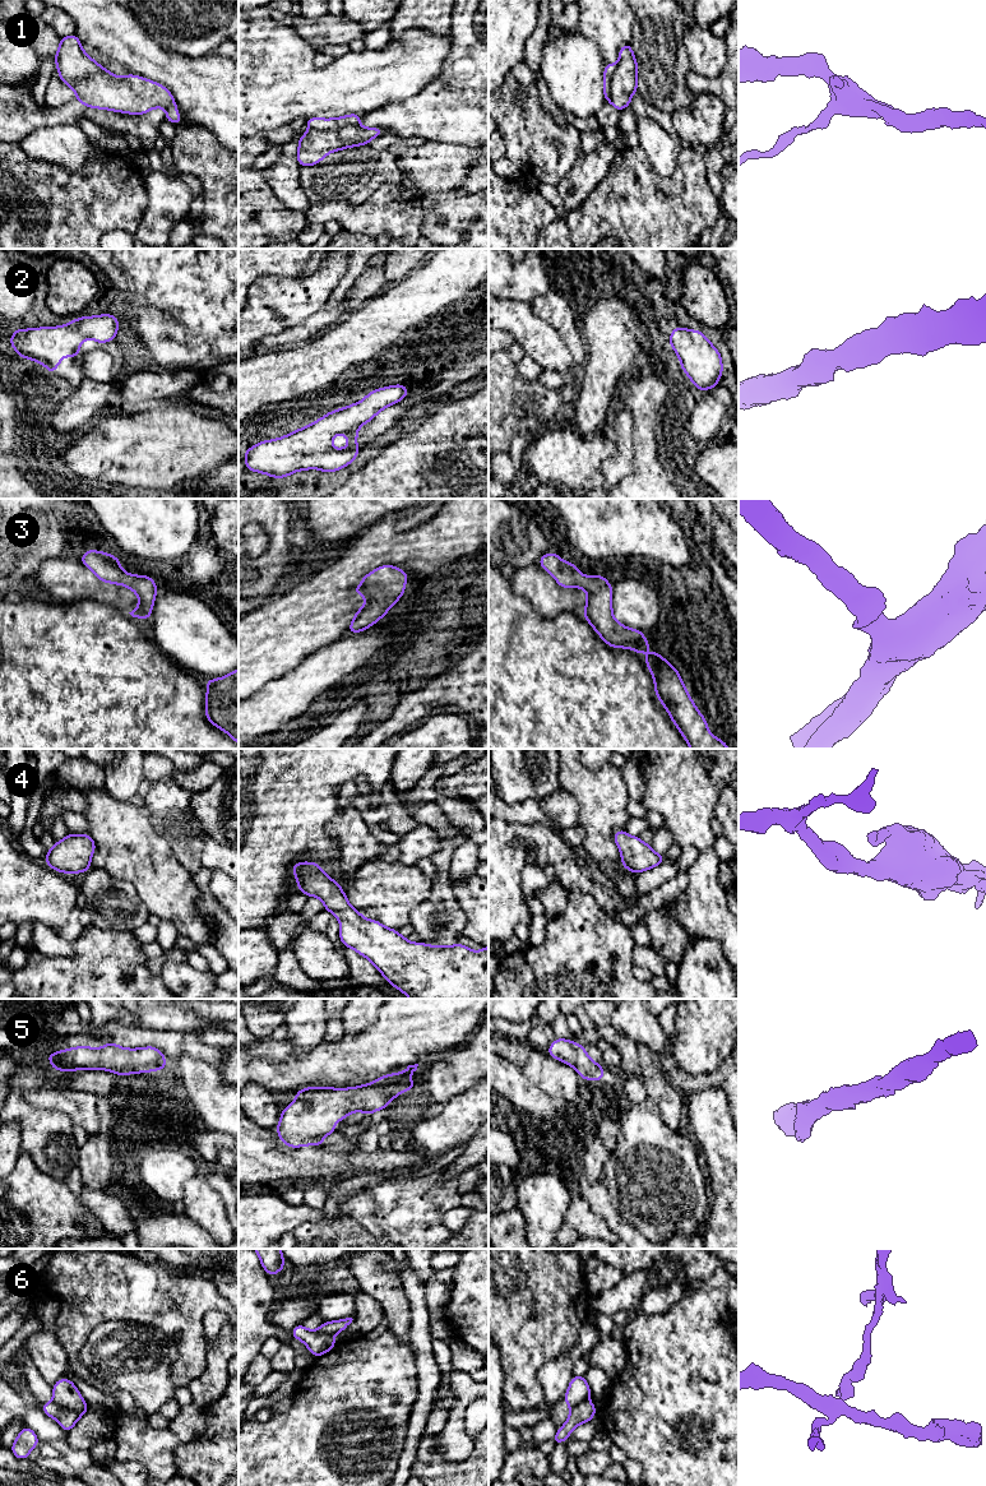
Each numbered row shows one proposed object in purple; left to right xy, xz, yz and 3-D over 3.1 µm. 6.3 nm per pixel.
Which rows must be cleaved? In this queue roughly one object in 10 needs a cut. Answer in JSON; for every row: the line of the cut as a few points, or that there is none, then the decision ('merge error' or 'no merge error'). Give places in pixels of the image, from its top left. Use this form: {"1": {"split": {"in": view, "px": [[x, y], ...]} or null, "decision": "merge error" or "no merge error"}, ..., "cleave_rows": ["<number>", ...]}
{"1": {"split": null, "decision": "no merge error"}, "2": {"split": null, "decision": "no merge error"}, "3": {"split": null, "decision": "no merge error"}, "4": {"split": null, "decision": "no merge error"}, "5": {"split": null, "decision": "no merge error"}, "6": {"split": {"in": "xy", "px": [[52, 1401], [66, 1408], [75, 1410], [80, 1415]]}, "decision": "merge error"}, "cleave_rows": ["6"]}

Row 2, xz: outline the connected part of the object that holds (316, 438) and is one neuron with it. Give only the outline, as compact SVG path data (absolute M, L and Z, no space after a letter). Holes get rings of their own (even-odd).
M403 384L376 389L358 403L328 412L324 417L286 436L263 440L245 450L246 469L274 478L311 468L323 472L339 471L357 458L358 429L384 408L401 402L409 392ZM337 434L347 436L347 448L332 446Z

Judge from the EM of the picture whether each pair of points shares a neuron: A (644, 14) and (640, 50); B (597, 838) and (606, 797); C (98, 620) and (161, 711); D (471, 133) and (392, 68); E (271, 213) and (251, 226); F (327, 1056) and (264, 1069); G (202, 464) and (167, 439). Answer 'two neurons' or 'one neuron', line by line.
A: one neuron
B: one neuron
C: one neuron
D: two neurons
E: one neuron
F: one neuron
G: one neuron

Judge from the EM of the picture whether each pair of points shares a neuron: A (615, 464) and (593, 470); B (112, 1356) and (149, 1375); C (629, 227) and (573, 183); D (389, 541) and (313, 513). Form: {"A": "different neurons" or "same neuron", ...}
{"A": "different neurons", "B": "same neuron", "C": "different neurons", "D": "different neurons"}

